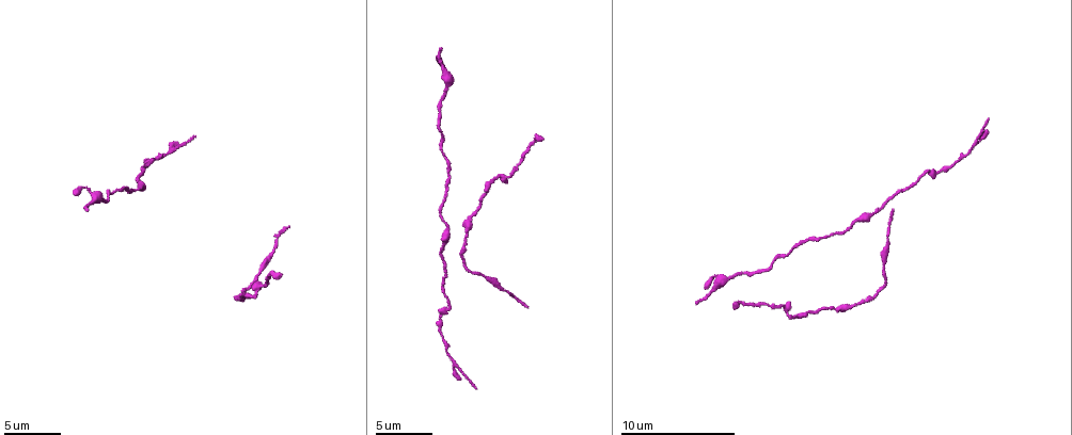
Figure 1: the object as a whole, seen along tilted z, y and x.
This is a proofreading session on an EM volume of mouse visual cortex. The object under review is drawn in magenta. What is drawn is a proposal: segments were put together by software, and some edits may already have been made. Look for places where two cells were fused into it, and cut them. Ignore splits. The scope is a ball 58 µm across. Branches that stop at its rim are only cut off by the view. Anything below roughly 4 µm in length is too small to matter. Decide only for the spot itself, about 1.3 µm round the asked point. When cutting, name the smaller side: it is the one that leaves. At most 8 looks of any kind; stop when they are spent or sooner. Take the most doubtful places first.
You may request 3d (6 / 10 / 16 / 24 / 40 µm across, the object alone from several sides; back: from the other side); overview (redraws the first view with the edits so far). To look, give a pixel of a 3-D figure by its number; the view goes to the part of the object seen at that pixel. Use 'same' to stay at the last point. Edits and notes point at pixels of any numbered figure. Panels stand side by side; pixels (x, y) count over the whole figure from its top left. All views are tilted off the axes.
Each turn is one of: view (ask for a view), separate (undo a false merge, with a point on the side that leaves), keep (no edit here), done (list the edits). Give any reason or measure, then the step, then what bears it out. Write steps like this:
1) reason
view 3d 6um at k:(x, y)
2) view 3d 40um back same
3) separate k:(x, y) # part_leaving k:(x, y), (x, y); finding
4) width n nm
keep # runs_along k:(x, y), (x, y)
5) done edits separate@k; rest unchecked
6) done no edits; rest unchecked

view 3d 10um at 1:(866, 216)

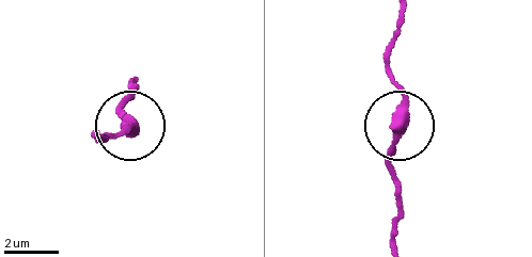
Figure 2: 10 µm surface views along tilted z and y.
keep # continuous, no second cell

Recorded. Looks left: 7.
calibre changes
view 3d 10um at 1:(922, 174)

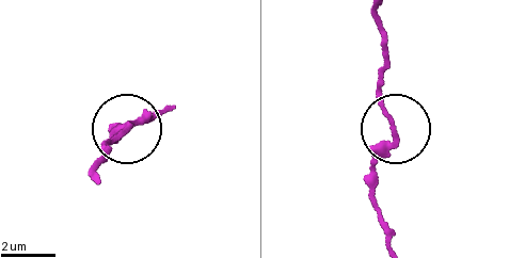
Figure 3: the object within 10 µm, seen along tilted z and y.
width 230 nm
keep # all the same cell

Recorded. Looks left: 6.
thick turns thin
view 3d 10um at 1:(476, 214)

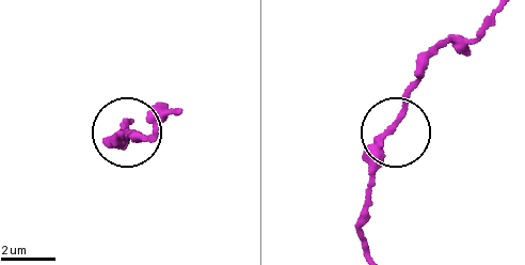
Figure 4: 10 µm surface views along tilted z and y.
view 3d 10um back at 4:(390, 130)

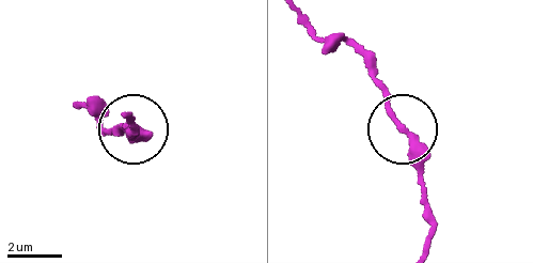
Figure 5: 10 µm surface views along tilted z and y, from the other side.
keep # runs_along 5:(428, 244), (417, 150), (370, 73); continuous, no second cell

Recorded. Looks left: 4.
calibre changes
view 3d 10um at 1:(245, 289)

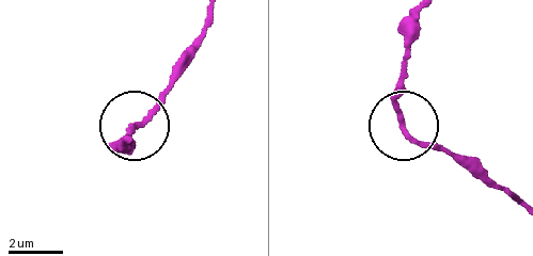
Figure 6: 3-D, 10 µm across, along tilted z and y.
keep # all the same cell

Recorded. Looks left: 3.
done no edits; rest unchecked

